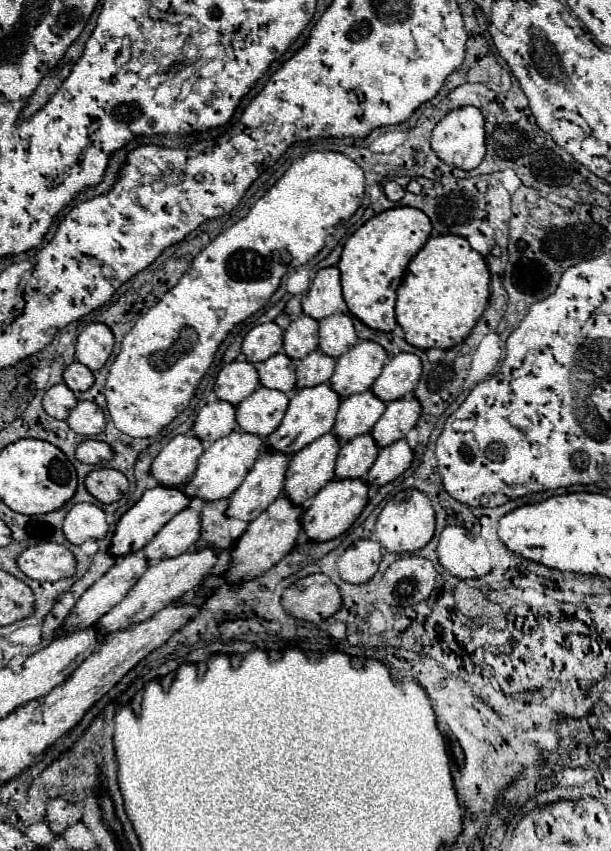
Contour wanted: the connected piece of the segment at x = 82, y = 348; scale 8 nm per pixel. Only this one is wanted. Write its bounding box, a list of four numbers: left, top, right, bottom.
[75,323,113,369]

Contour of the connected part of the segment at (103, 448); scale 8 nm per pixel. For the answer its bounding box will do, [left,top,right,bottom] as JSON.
[75,439,111,465]

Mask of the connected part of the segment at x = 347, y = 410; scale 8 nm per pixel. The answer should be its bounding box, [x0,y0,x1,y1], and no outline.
[333,391,385,441]

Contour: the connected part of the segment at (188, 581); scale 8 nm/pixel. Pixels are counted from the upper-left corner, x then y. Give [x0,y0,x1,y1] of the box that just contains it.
[95,549,217,637]

